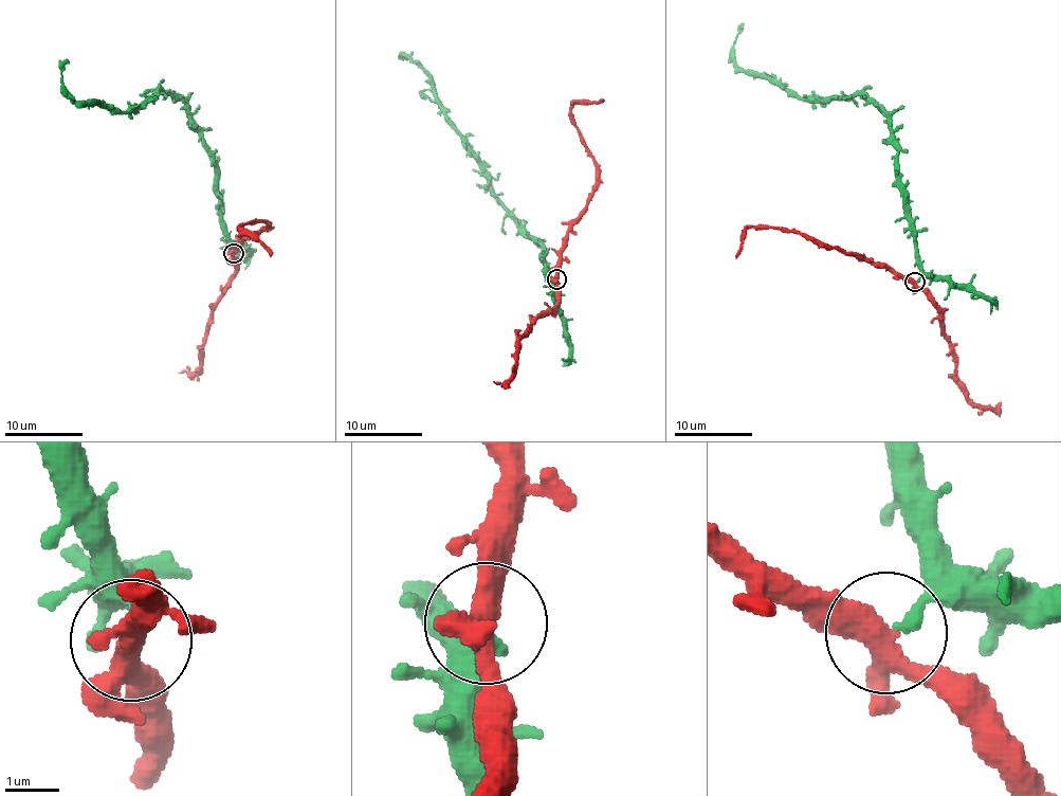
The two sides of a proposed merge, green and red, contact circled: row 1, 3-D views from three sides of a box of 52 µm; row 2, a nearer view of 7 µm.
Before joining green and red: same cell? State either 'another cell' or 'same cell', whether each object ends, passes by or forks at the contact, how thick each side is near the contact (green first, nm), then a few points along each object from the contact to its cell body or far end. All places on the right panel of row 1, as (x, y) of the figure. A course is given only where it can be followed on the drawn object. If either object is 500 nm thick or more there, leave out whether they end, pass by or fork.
another cell; green ends there; red forks there; 200 nm thick on the green side, 360 nm on the other; green runs (915, 281), (914, 220), (890, 122), (863, 95), (794, 97), (769, 78), (741, 71), (734, 49), (744, 24); red runs (915, 283), (906, 283), (885, 268), (860, 259), (845, 251), (768, 227), (750, 225), (746, 229), (735, 258)

